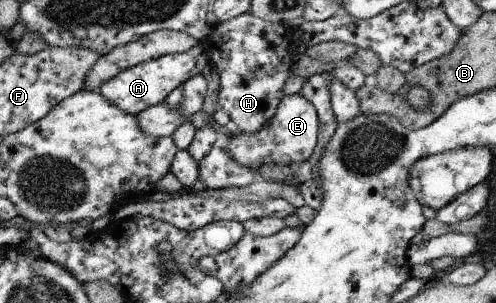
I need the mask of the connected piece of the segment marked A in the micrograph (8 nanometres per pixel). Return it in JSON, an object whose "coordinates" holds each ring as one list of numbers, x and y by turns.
{"coordinates":[[199,41,197,46,193,46,187,52,177,52,160,58,153,58,119,72,115,78,107,80,98,93,103,94,109,102,116,103,117,106,128,111,129,114,139,116,146,109,162,104,173,90,184,85,191,78,197,77,197,74,202,74,203,69,208,64,205,49,202,42]]}

